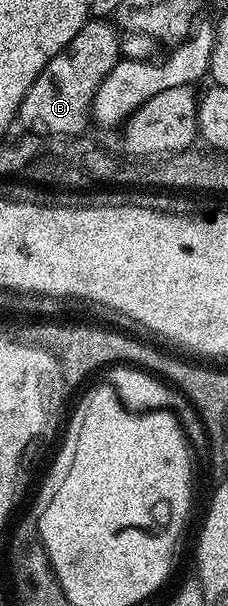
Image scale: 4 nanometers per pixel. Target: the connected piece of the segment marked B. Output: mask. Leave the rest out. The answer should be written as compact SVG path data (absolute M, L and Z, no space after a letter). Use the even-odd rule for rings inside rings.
M89 20L83 28L42 68L38 80L30 84L30 92L20 105L18 115L19 125L24 125L25 131L45 136L71 134L80 136L90 126L92 102L96 99L98 88L106 76L122 61L120 52L121 31L108 20Z

